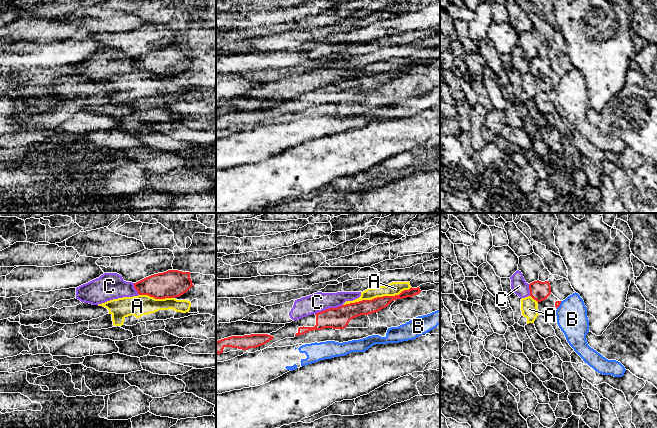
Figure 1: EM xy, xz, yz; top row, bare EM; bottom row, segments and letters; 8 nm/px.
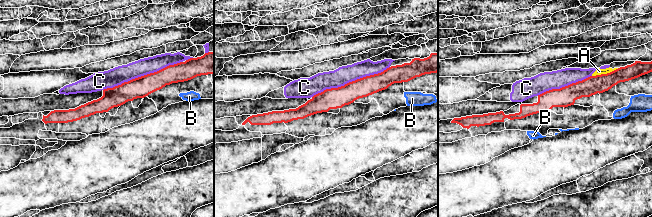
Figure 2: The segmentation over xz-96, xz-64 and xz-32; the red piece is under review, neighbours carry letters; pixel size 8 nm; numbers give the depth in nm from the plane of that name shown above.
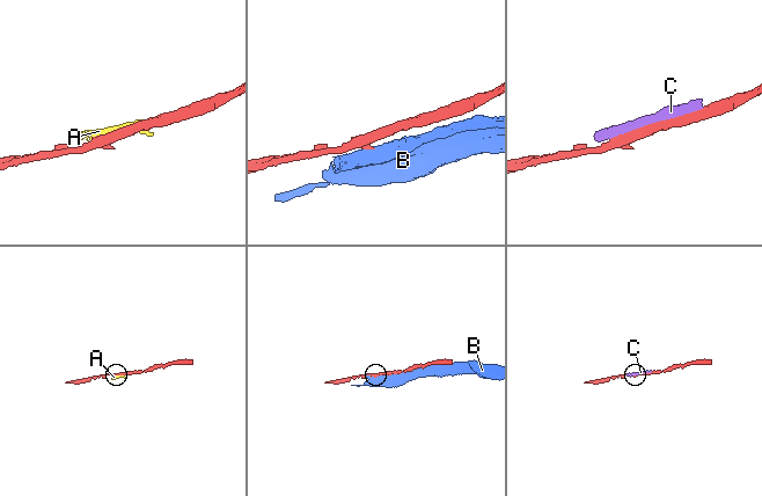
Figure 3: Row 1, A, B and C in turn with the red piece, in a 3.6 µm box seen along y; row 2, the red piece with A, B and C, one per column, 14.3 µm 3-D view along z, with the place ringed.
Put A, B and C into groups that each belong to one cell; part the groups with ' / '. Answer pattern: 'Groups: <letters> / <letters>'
Groups: A / B / C

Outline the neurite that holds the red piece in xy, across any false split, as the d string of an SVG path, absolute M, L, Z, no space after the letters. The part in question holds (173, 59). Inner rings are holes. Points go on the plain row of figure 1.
M168 46L134 59L134 64L139 71L148 71L155 75L175 74L194 62L190 50L190 48Z

